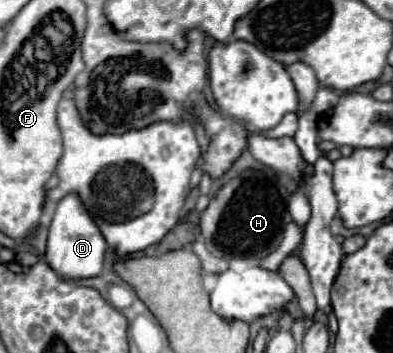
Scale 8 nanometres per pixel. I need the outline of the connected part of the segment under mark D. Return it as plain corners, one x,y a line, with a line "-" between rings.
65,195
59,201
55,215
53,215
53,223
51,223
49,239
47,239
45,261
63,279
85,279
85,277
95,277
101,273
105,249
107,249
105,237
101,235
99,227
93,223
85,207
81,207
81,199
77,199
77,195

